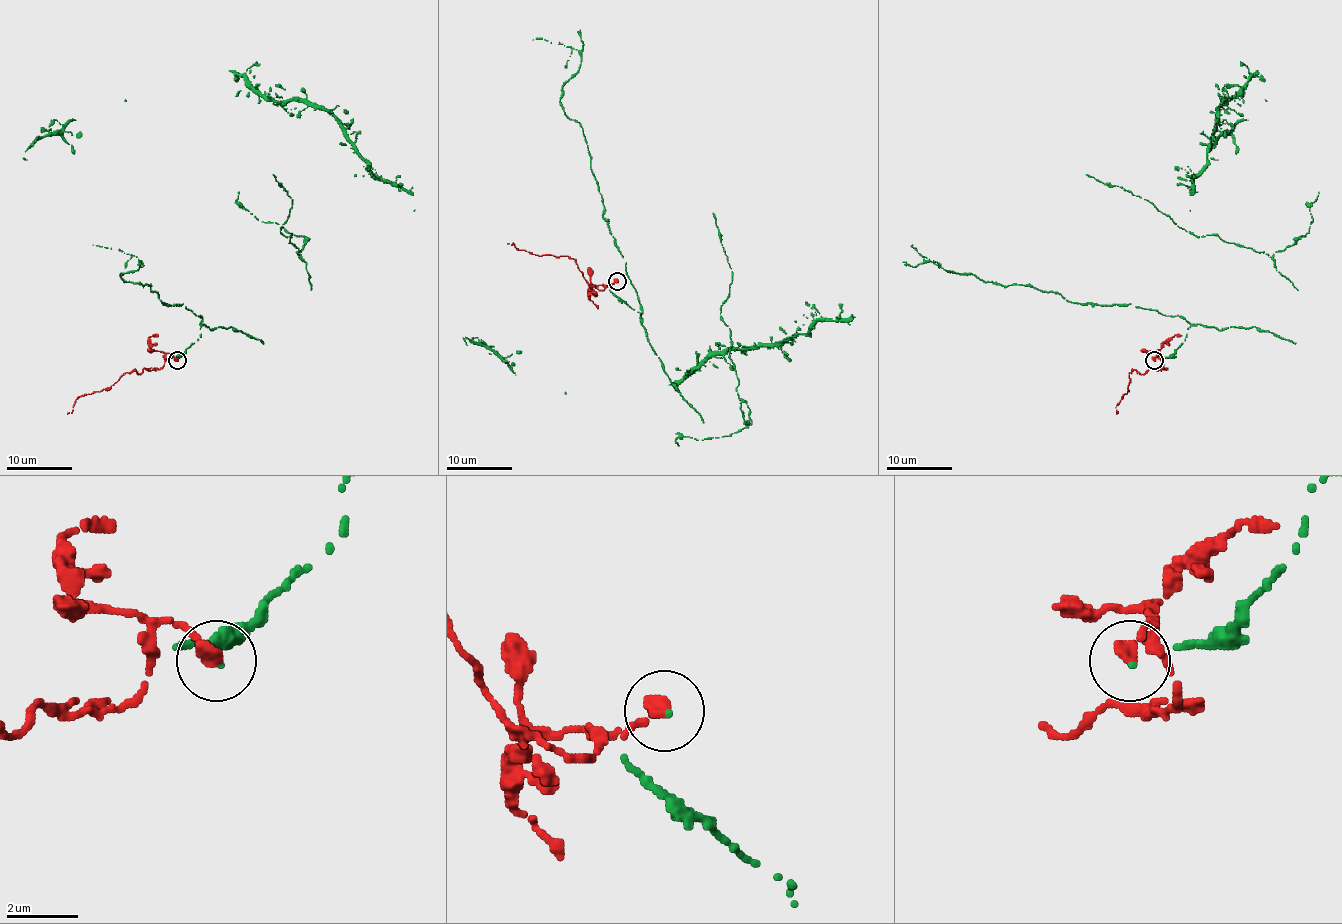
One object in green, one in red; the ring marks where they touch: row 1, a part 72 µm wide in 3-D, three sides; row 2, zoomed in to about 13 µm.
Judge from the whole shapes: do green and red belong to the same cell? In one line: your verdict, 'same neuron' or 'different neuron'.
same neuron

